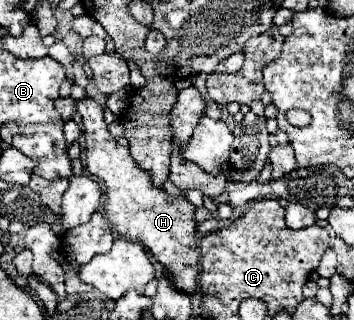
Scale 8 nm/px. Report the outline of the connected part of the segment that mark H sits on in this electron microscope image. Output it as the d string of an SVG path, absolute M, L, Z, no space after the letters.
M86 96L76 100L76 112L84 122L84 156L86 156L86 172L100 178L106 186L104 210L110 224L118 230L120 236L132 238L144 244L156 260L170 270L172 280L180 290L194 292L196 290L196 274L198 274L198 246L196 246L196 220L194 206L182 196L168 194L152 186L150 176L132 160L128 152L126 138L114 138L106 130L106 122L102 118L102 106L94 102L94 98Z

